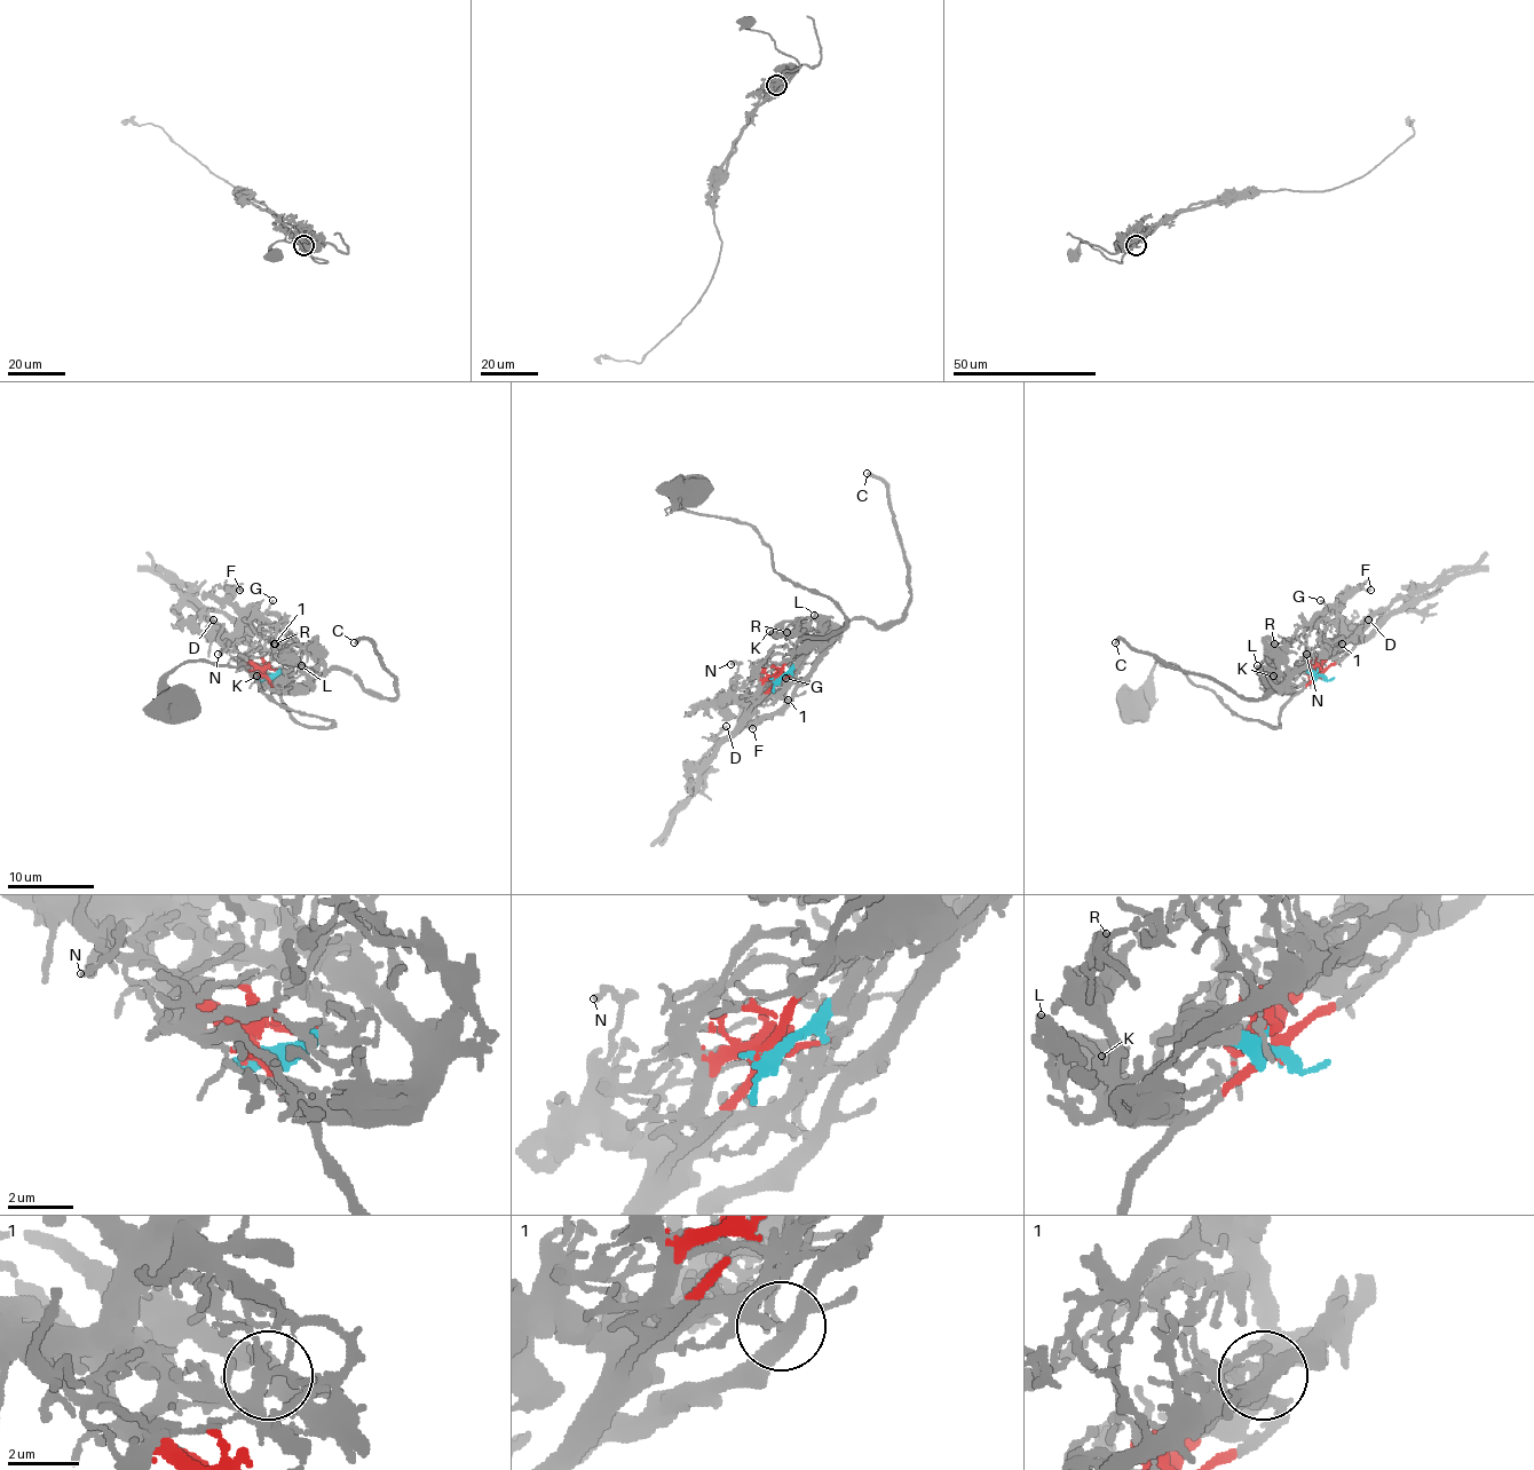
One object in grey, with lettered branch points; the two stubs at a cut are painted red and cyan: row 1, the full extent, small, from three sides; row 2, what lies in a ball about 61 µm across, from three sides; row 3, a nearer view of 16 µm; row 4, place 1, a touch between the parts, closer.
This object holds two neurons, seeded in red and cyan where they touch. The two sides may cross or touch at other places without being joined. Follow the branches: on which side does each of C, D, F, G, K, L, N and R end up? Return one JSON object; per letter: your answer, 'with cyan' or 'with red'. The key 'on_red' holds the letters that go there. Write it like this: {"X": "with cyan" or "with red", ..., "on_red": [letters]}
{"C": "with cyan", "D": "with cyan", "F": "with red", "G": "with red", "K": "with cyan", "L": "with cyan", "N": "with red", "R": "with cyan", "on_red": ["F", "G", "N"]}

